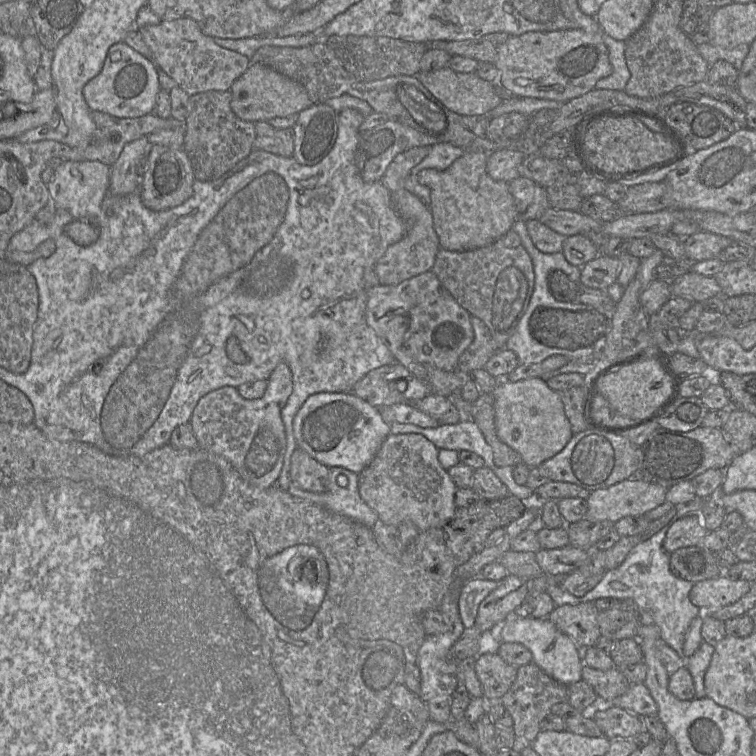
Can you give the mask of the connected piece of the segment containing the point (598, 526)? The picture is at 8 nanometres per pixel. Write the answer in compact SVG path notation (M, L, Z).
M586 518L566 525L569 544L591 551L595 544L610 530L613 529L614 523L611 521L592 521Z

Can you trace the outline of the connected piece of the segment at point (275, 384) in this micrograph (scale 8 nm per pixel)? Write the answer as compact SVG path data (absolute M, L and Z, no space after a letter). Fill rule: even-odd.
M280 362L267 379L264 395L258 399L245 399L237 388L224 386L200 398L190 419L191 427L198 440L199 448L225 458L250 485L266 489L276 485L286 451L286 433L281 411L293 391L293 379L289 366Z

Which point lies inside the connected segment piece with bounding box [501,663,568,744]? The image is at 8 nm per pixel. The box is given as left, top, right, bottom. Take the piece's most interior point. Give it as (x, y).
(529, 700)

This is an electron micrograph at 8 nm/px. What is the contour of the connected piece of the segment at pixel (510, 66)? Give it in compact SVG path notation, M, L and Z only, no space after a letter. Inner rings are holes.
M581 29L530 31L509 36L499 47L494 65L500 71L499 84L513 95L561 102L594 89L599 79L612 73L601 35Z

